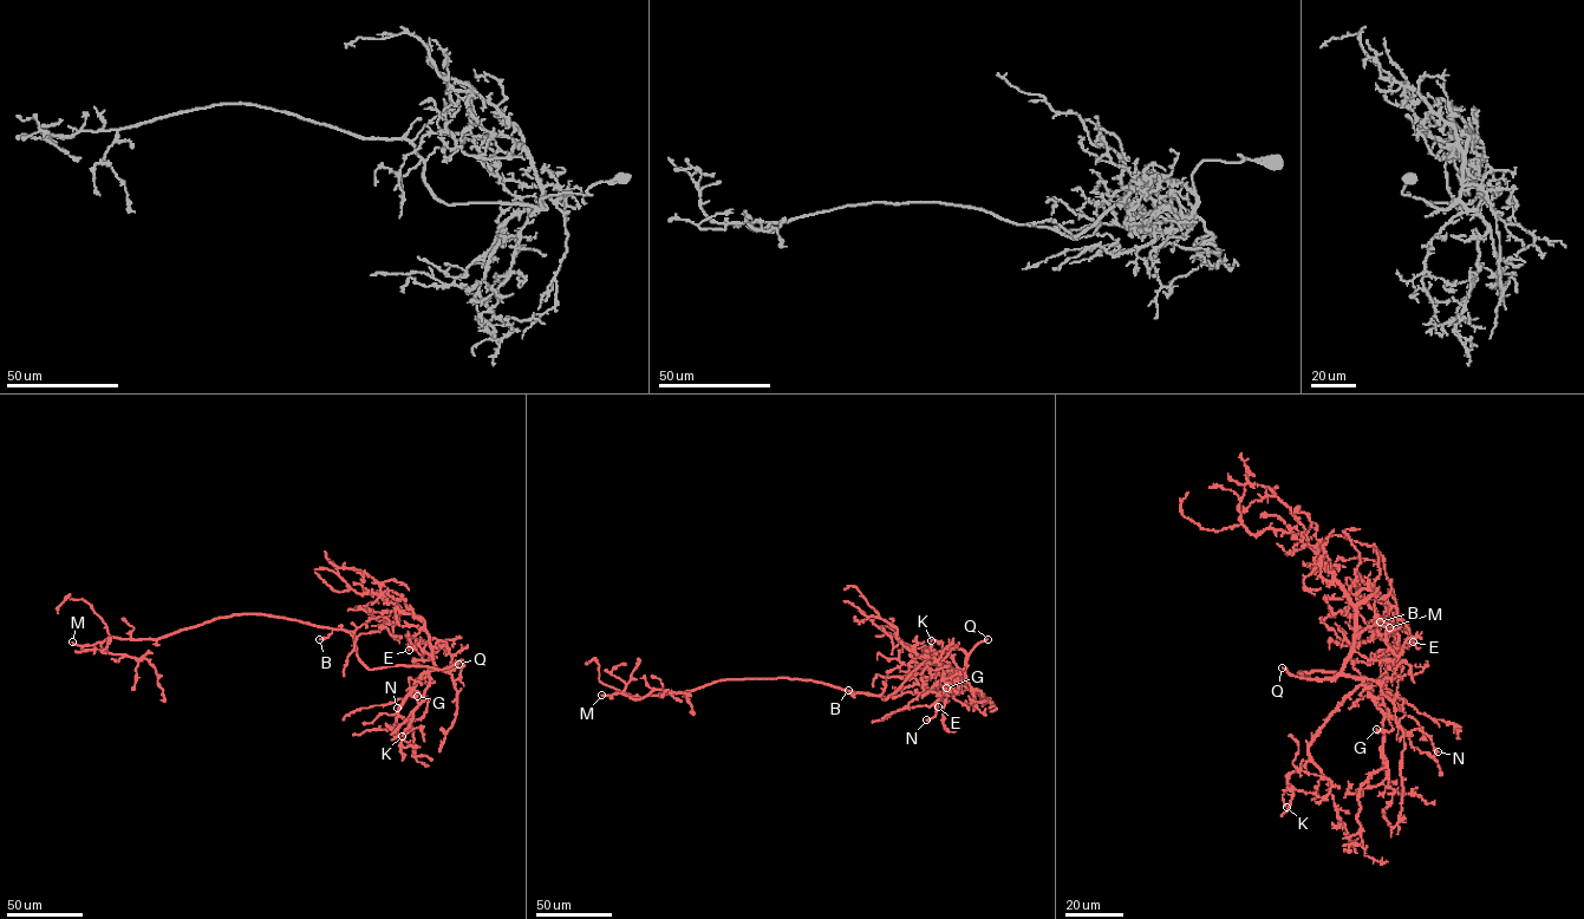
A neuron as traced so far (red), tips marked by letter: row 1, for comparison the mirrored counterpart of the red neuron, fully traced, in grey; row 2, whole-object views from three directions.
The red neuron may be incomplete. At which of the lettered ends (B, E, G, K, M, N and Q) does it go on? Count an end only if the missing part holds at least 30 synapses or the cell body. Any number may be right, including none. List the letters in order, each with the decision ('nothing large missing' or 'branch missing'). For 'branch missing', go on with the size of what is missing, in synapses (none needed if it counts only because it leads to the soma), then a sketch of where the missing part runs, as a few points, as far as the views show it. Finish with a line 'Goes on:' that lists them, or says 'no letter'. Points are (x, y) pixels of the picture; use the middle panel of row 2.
B: nothing large missing
E: nothing large missing
G: nothing large missing
K: nothing large missing
M: nothing large missing
N: nothing large missing
Q: branch missing | (988, 639), (991, 639), (991, 626), (1002, 627), (1010, 620)
Goes on: Q

